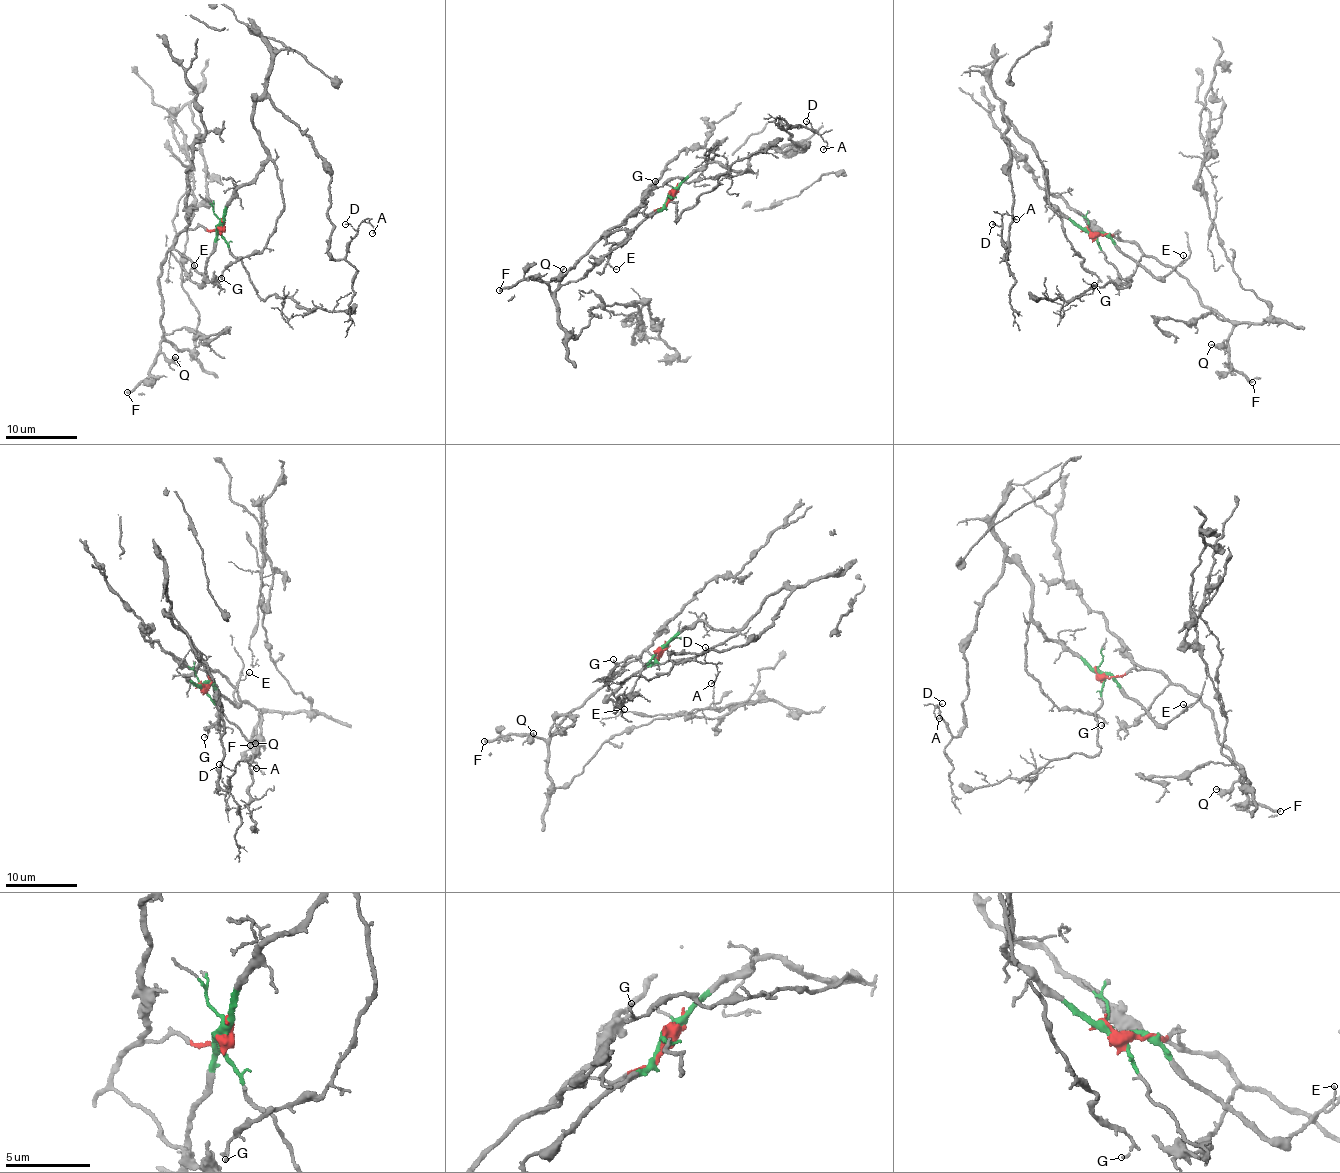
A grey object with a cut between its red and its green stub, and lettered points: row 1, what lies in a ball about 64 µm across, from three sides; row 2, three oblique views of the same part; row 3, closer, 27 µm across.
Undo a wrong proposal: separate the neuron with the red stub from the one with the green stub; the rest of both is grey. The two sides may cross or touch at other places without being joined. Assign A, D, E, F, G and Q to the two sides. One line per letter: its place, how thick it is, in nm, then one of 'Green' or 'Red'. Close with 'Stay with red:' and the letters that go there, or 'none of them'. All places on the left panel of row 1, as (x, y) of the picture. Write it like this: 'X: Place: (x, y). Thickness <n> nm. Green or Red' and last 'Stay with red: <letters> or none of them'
A: Place: (372, 233). Thickness 110 nm. Green
D: Place: (345, 224). Thickness 110 nm. Green
E: Place: (194, 265). Thickness 100 nm. Green
F: Place: (127, 392). Thickness 240 nm. Red
G: Place: (221, 278). Thickness 70 nm. Green
Q: Place: (175, 357). Thickness 280 nm. Red
Stay with red: F, Q

